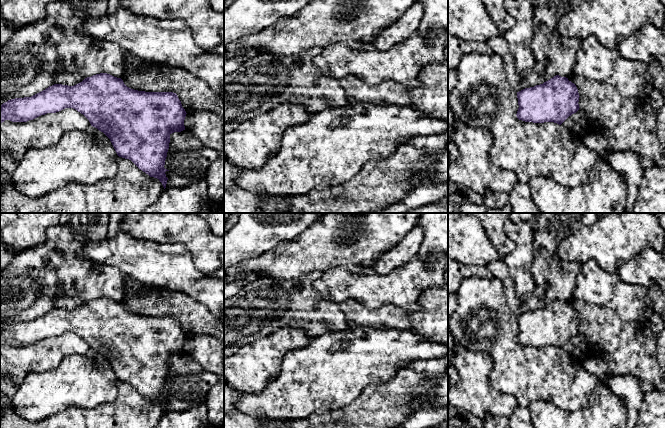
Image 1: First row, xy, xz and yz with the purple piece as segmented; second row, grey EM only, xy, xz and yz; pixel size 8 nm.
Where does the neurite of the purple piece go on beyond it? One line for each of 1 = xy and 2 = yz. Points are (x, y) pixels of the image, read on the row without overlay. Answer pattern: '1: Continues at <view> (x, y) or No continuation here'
1: No continuation here
2: No continuation here

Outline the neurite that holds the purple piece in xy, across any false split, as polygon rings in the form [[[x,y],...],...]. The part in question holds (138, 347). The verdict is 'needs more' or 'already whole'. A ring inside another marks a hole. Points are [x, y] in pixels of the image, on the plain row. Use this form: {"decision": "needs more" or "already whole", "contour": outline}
{"decision": "already whole", "contour": [[[100,297],[87,301],[74,310],[54,308],[31,321],[8,324],[0,329],[0,349],[5,344],[27,346],[41,339],[56,337],[65,332],[73,332],[83,338],[91,350],[103,356],[110,363],[119,381],[131,384],[140,394],[150,401],[157,402],[164,413],[166,412],[168,402],[165,396],[169,394],[165,393],[164,389],[169,373],[170,359],[185,354],[184,344],[187,338],[176,317],[134,314],[127,311],[121,302]]]}

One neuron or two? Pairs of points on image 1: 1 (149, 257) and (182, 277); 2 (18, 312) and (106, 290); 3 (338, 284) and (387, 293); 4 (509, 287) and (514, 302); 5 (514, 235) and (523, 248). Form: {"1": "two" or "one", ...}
{"1": "one", "2": "one", "3": "one", "4": "one", "5": "one"}

